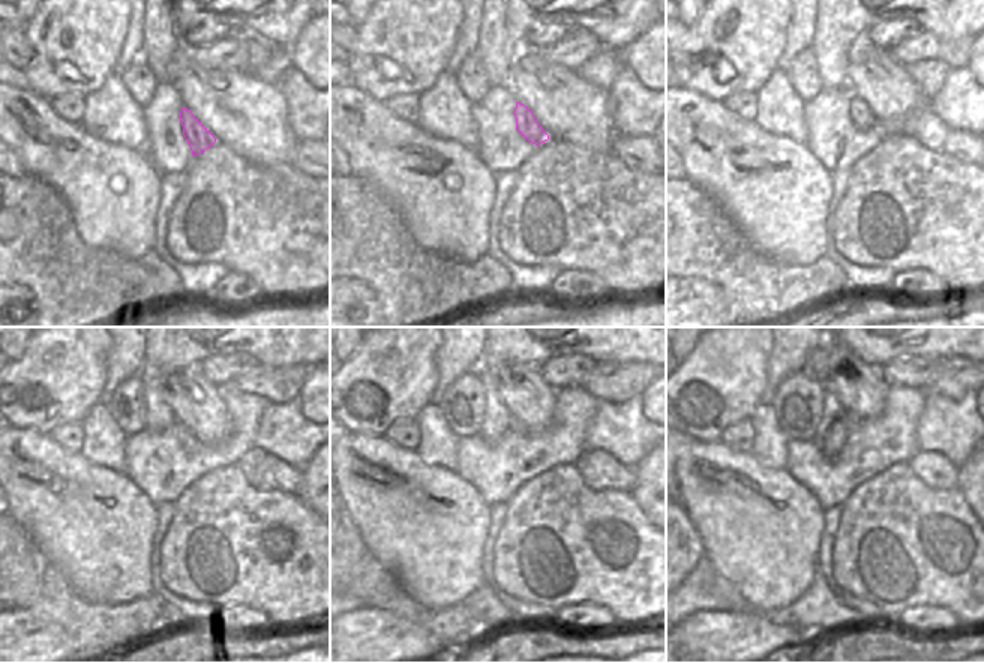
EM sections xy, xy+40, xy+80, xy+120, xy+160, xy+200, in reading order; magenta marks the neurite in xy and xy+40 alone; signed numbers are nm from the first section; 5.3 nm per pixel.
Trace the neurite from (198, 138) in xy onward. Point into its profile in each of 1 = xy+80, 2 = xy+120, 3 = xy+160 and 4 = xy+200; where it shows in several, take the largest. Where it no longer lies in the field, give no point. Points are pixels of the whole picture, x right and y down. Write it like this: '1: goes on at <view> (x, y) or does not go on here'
1: goes on at xy+80 (860, 114)
2: goes on at xy+120 (183, 434)
3: goes on at xy+160 (516, 426)
4: goes on at xy+200 (852, 420)

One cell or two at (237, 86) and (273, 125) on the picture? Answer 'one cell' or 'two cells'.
one cell

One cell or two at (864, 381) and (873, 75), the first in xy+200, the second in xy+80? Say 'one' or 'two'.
one

